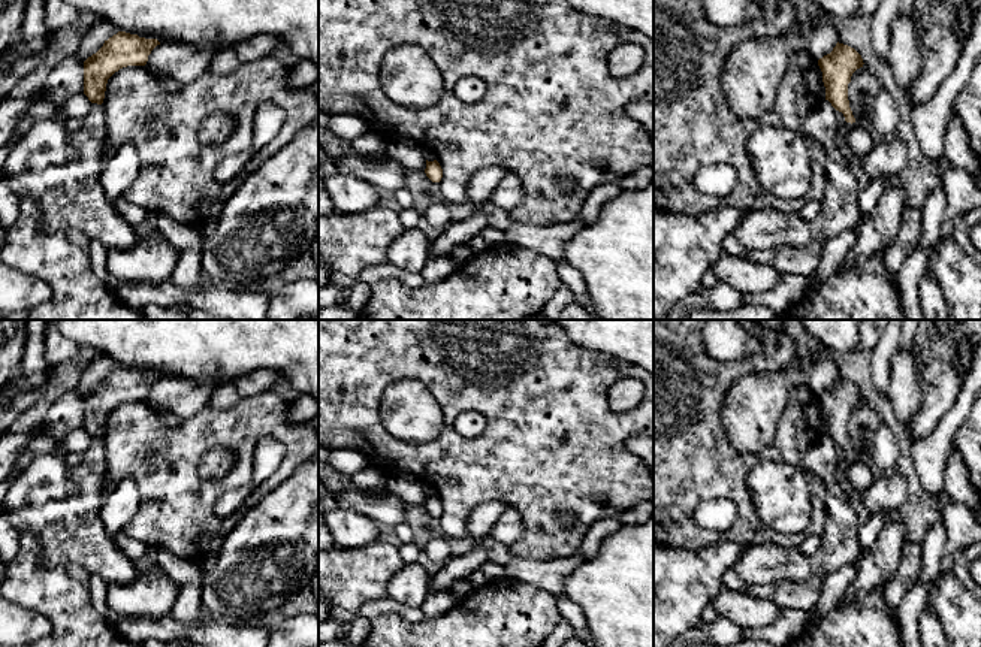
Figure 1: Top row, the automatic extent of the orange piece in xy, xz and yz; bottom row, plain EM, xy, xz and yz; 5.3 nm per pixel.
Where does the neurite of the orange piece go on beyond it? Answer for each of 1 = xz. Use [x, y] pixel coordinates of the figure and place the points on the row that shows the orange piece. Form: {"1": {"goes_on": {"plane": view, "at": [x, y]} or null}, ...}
{"1": {"goes_on": null}}

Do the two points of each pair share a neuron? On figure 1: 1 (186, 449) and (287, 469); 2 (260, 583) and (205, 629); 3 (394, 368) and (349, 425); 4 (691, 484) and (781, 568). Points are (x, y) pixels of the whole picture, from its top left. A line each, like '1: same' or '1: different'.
1: same
2: different
3: same
4: different

